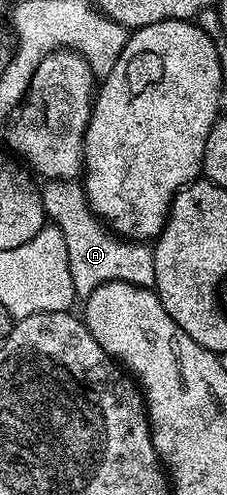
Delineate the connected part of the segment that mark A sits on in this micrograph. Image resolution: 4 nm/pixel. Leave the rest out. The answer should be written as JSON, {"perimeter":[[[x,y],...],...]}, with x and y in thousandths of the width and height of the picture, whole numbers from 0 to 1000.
{"perimeter":[[[198,364],[172,380],[207,444],[247,455],[256,467],[273,467],[273,483],[291,483],[308,564],[326,564],[326,580],[357,602],[388,602],[441,576],[489,568],[683,578],[674,497],[498,469],[388,416],[366,372],[339,364]]]}

